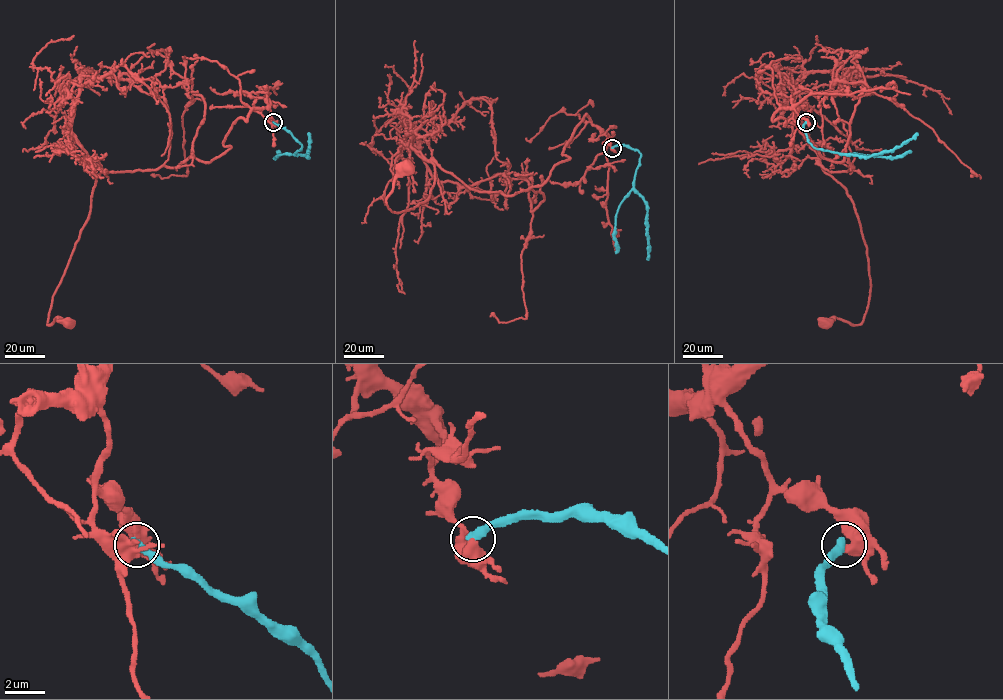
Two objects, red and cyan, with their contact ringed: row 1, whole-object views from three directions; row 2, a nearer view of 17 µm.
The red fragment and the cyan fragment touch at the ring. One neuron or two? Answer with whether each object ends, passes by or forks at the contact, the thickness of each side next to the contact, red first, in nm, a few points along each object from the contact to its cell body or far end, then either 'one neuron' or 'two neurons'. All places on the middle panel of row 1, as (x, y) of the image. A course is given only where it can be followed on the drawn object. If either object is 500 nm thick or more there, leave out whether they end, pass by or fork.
600/440 nm | red via (612, 148), (586, 114), (541, 185), (479, 192), (433, 161), (429, 197), (393, 212), (408, 167) | cyan via (612, 148), (627, 145), (640, 153), (634, 188), (647, 207), (647, 259) | two neurons

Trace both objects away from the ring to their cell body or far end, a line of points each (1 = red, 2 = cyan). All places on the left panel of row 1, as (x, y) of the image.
1: (273, 122), (269, 108), (253, 108), (210, 162), (114, 172), (93, 163), (90, 210), (47, 325), (69, 323)
2: (273, 122), (301, 145), (295, 154), (308, 157), (308, 133)

